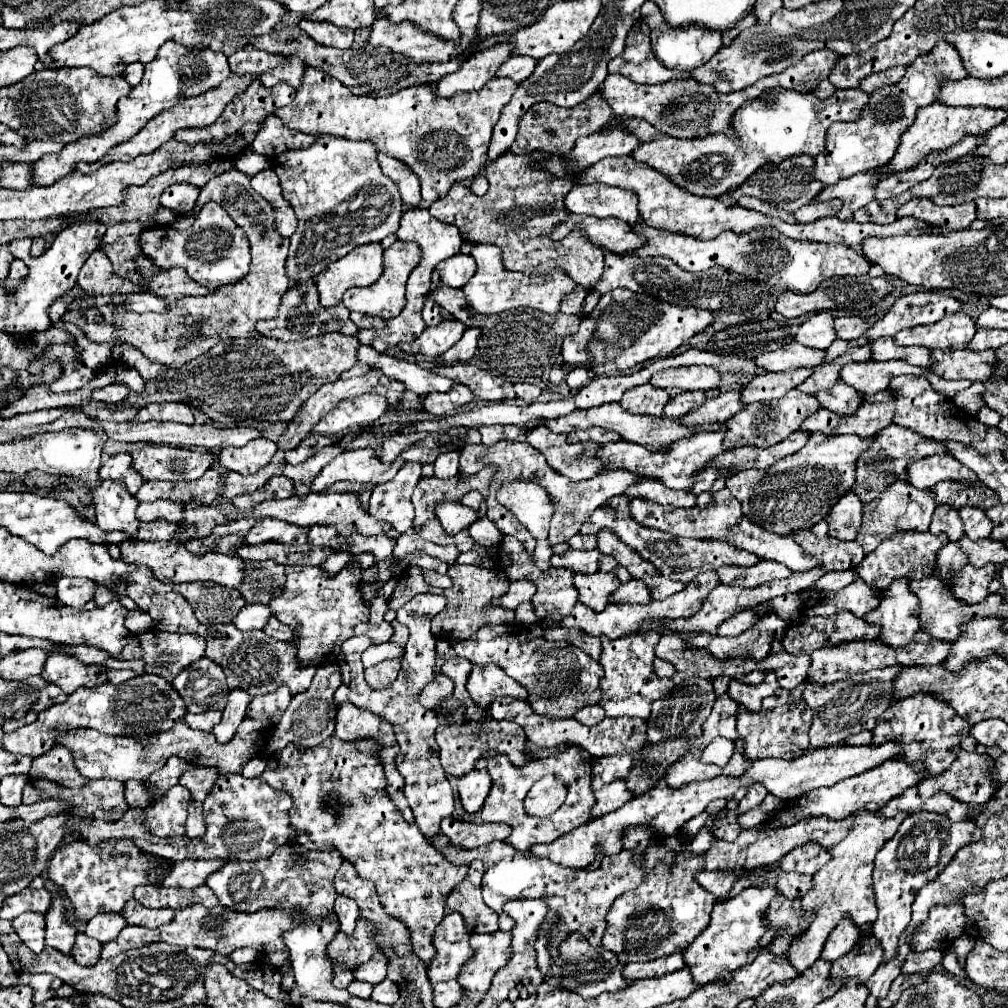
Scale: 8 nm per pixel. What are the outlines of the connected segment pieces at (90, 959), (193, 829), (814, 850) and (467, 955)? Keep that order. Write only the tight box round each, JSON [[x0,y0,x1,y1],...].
[[72,933,102,963],[186,801,204,837],[780,843,832,875],[428,913,474,983]]

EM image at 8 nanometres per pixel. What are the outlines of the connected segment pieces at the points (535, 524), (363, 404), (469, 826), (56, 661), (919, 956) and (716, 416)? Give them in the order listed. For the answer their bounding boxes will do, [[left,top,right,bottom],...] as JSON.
[[498,481,552,571],[312,393,388,435],[440,817,512,849],[42,653,108,693],[902,949,944,973],[670,391,744,427]]

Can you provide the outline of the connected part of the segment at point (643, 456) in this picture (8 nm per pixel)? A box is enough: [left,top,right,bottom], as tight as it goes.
[600,423,728,491]

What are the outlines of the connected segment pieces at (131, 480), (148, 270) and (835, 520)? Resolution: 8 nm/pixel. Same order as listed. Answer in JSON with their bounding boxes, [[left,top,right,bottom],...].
[[100,453,144,495],[138,255,216,299],[828,491,862,541]]

